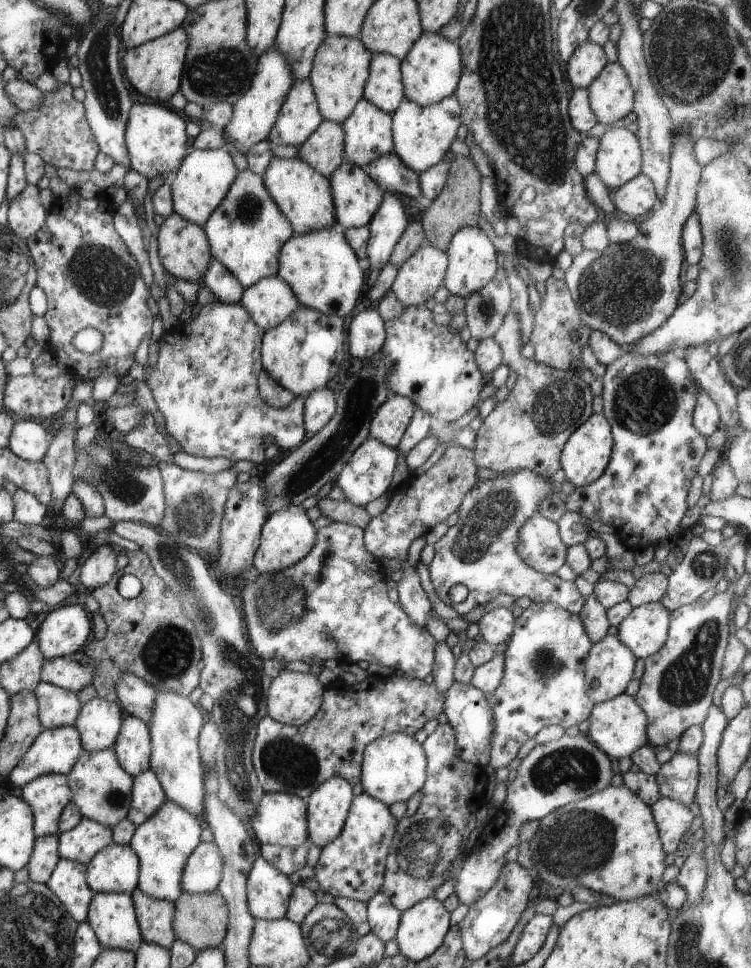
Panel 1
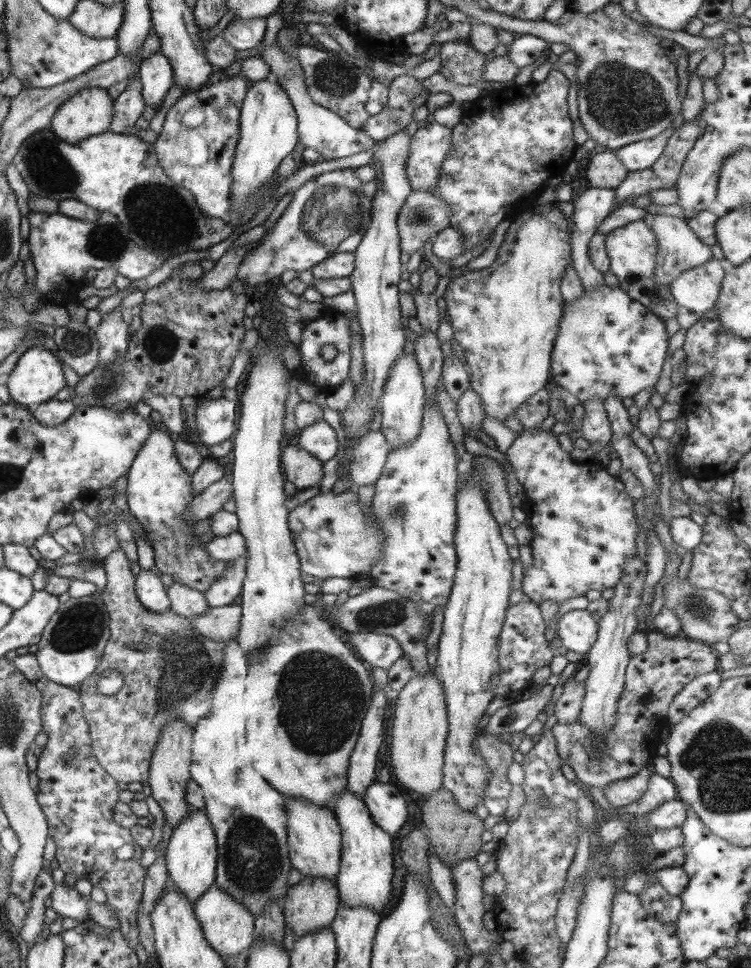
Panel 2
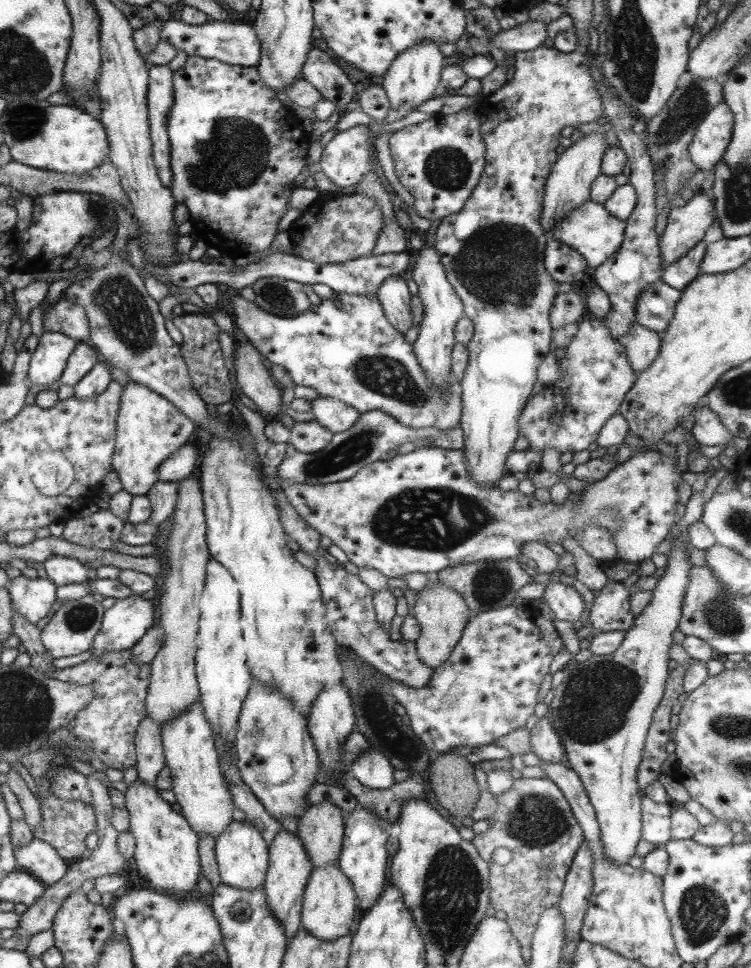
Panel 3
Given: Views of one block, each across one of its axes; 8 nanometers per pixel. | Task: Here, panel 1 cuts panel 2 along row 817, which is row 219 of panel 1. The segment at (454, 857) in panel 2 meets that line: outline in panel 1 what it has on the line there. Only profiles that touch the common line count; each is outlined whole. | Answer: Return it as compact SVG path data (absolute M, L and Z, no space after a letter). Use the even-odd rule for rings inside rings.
M455 156L453 162L448 163L443 189L435 199L425 203L421 222L424 231L424 241L438 250L445 251L452 235L464 225L476 225L480 215L480 173L474 162L465 156Z

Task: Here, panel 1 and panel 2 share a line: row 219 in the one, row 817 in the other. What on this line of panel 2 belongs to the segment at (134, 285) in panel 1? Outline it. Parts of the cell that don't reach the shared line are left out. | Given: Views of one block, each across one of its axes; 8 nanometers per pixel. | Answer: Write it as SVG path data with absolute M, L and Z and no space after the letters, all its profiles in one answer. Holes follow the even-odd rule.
M33 653L16 655L12 662L41 693L41 731L47 734L47 740L36 760L34 771L38 778L38 788L35 791L35 798L45 816L48 836L55 843L55 860L58 862L58 868L68 876L76 876L77 880L86 879L93 888L103 890L105 902L117 912L118 930L121 936L135 952L138 943L137 913L139 913L146 874L146 870L140 866L143 848L132 842L128 828L121 827L113 821L112 809L116 804L119 789L115 779L99 766L99 762L91 754L91 738L87 721L83 718L79 693L73 691L71 687L55 684L43 676ZM124 844L133 847L133 857L130 860L118 860L115 857L115 850Z

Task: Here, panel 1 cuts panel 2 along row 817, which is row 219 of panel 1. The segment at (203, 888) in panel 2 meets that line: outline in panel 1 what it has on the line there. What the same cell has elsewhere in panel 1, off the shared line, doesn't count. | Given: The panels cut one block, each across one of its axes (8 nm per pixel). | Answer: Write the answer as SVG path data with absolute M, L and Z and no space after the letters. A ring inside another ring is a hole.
M225 149L191 150L170 178L173 213L195 225L203 226L217 204L221 203L236 175L233 160Z

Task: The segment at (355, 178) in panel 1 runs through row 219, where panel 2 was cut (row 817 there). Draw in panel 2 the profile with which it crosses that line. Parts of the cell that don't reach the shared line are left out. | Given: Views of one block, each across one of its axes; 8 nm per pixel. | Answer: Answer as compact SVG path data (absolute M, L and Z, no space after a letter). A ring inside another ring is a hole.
M343 789L341 795L335 797L335 801L332 802L332 812L340 831L341 862L334 881L338 891L338 905L345 907L365 905L367 909L381 915L391 898L392 836L374 824L363 801L349 789Z

